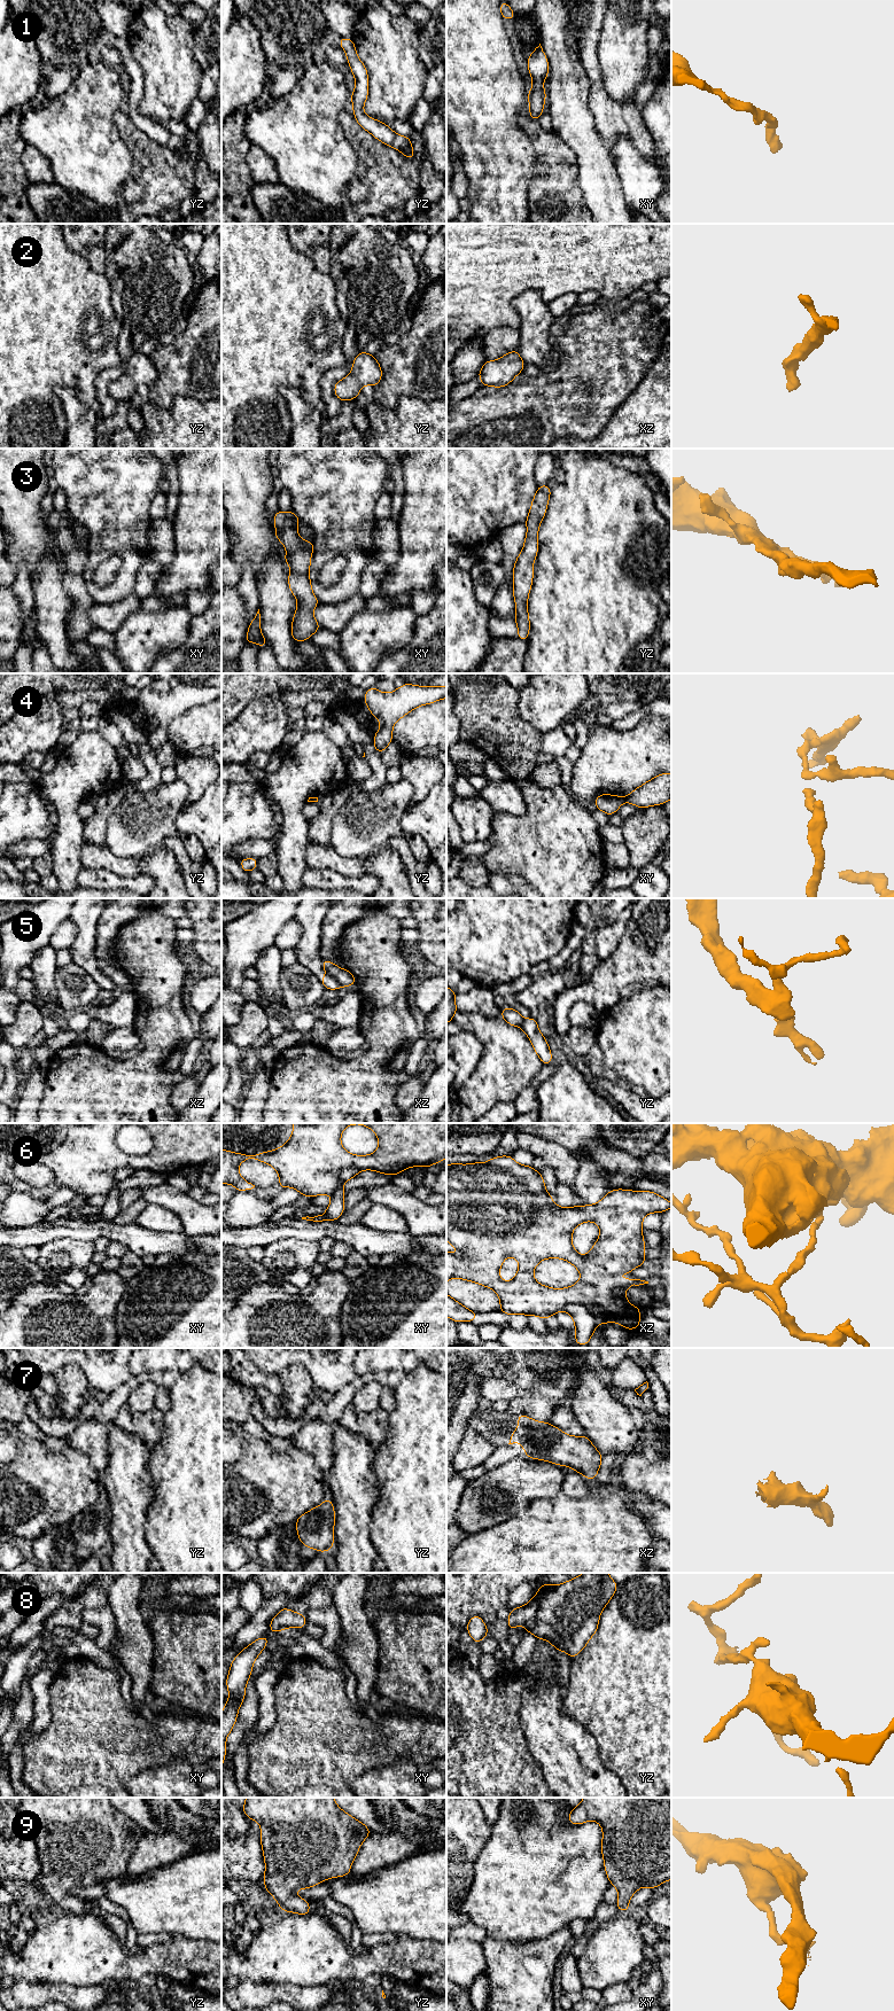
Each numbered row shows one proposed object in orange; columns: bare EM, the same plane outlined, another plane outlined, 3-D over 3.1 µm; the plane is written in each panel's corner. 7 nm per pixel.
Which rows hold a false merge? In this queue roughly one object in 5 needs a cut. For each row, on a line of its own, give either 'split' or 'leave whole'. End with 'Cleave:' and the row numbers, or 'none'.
1: leave whole
2: leave whole
3: leave whole
4: split
5: split
6: split
7: leave whole
8: leave whole
9: leave whole
Cleave: 4, 5, 6

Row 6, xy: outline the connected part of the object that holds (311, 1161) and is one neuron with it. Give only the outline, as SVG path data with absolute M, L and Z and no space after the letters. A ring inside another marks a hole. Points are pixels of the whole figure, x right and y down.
M293 1123L293 1135L288 1141L273 1151L258 1154L242 1154L221 1149L221 1184L232 1184L238 1192L255 1187L239 1174L239 1164L246 1160L257 1160L272 1166L279 1174L279 1188L293 1187L301 1195L313 1198L333 1194L340 1184L343 1168L373 1170L395 1176L410 1167L436 1164L446 1158L446 1123ZM352 1124L362 1124L374 1131L379 1139L378 1149L368 1155L353 1155L341 1144L342 1131Z

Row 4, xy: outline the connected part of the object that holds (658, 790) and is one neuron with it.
M660 773L625 796L625 802L639 809L664 804L671 798L671 774Z

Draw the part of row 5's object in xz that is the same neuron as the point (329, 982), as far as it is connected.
M326 974L322 979L319 979L319 981L322 983L325 989L327 990L337 990L341 988L336 979L331 976L329 974Z

